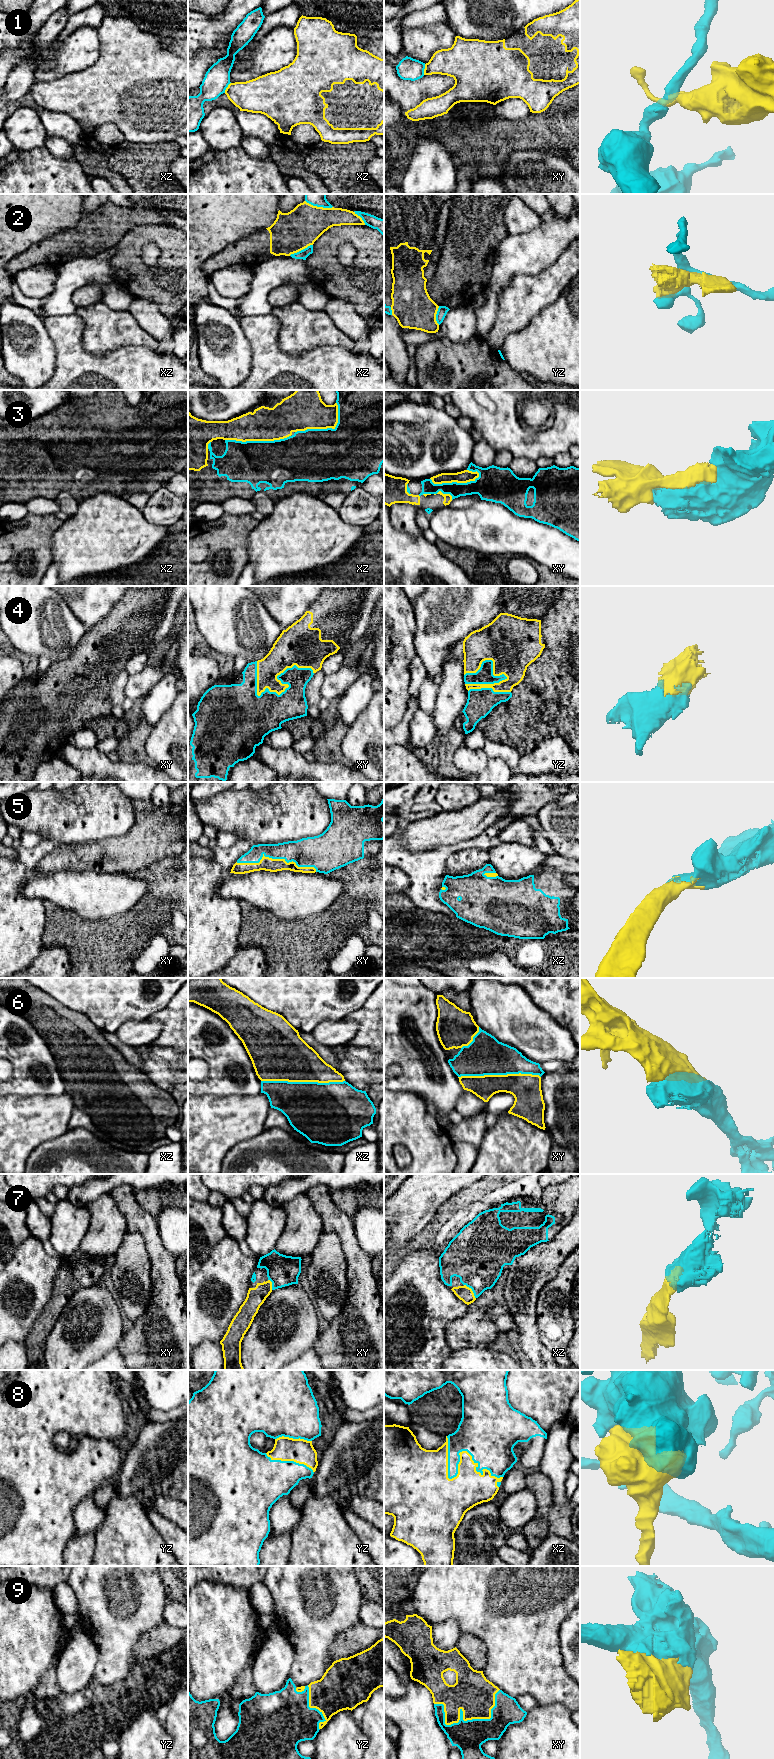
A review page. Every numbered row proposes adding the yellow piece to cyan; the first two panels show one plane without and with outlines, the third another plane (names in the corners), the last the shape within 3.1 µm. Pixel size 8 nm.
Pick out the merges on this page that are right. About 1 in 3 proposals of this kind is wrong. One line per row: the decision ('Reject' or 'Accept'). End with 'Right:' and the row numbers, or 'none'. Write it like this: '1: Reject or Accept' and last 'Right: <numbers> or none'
1: Reject
2: Reject
3: Accept
4: Accept
5: Accept
6: Accept
7: Accept
8: Accept
9: Accept
Right: 3, 4, 5, 6, 7, 8, 9

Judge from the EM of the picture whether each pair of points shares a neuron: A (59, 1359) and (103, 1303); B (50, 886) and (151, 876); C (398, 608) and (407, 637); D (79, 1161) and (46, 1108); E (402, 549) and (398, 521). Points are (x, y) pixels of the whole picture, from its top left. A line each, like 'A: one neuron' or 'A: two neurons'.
A: one neuron
B: two neurons
C: one neuron
D: two neurons
E: two neurons

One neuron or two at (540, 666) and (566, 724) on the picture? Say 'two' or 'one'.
one

